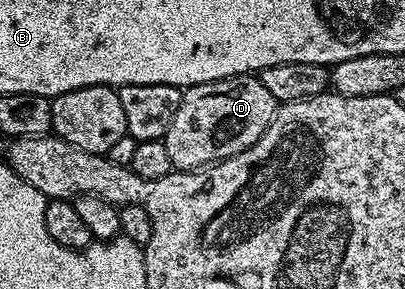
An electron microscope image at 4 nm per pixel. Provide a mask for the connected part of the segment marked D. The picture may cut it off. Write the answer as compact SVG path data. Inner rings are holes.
M254 74L234 75L186 88L181 105L177 105L177 113L173 113L173 121L162 137L172 168L197 171L249 149L269 129L276 110L273 93Z

